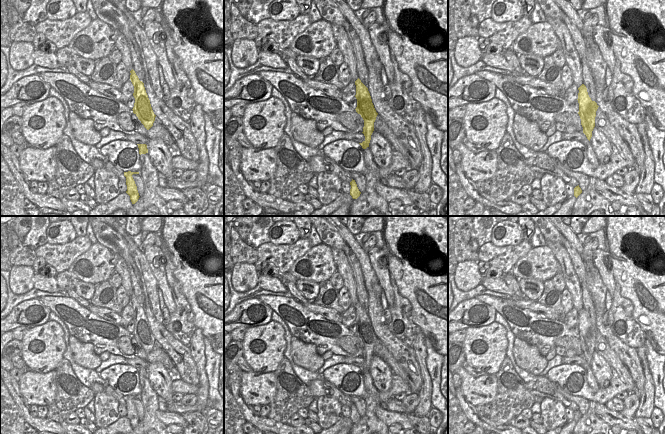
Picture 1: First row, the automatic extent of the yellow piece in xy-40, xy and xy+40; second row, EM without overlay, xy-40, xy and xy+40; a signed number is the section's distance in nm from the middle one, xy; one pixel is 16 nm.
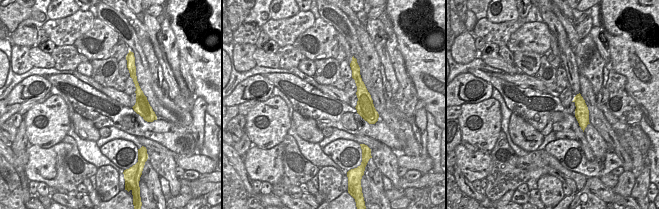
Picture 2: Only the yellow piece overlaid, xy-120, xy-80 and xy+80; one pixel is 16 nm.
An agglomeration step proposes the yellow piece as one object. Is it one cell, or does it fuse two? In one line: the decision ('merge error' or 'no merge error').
no merge error

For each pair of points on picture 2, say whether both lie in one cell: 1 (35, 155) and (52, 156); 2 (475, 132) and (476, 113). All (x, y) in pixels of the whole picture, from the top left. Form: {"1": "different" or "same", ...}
{"1": "same", "2": "same"}

